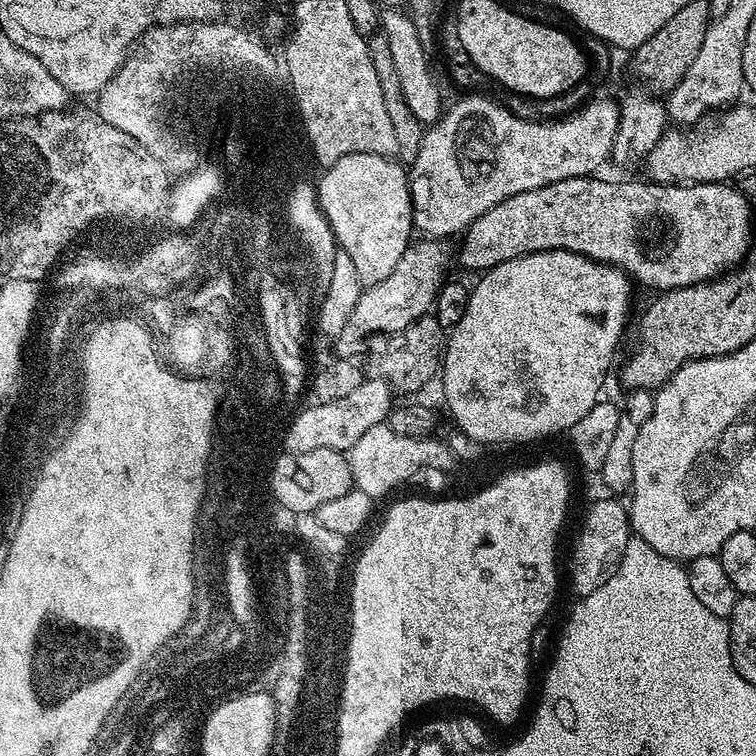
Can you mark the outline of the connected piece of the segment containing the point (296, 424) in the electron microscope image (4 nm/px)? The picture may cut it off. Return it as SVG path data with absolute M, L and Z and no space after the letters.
M366 378L362 386L358 386L358 390L353 390L347 398L338 398L338 402L326 402L325 404L312 402L309 408L301 407L292 417L288 431L284 433L283 447L288 452L306 452L312 447L316 450L338 450L347 453L348 449L354 446L354 442L358 442L358 438L362 438L362 434L370 430L370 426L378 426L387 421L394 407L392 394L394 395L394 388L385 379Z

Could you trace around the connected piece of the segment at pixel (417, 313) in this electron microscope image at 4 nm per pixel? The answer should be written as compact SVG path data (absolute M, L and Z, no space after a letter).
M420 238L409 243L407 250L398 258L398 266L382 282L369 284L358 298L358 306L350 314L350 322L346 322L346 330L335 341L337 353L344 354L351 344L362 345L372 337L381 334L406 331L416 319L429 315L436 303L436 296L446 282L444 271L448 263L453 263L454 256L448 253L443 239Z

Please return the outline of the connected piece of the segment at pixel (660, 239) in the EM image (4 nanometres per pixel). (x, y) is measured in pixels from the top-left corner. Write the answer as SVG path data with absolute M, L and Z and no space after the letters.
M595 175L579 176L578 178L566 178L562 182L554 182L542 186L538 190L526 190L522 194L514 194L502 202L498 202L486 214L482 214L463 233L464 241L460 244L460 256L458 252L458 264L464 268L469 268L475 274L483 274L489 268L498 266L510 258L518 258L526 254L535 252L545 252L546 250L566 250L574 254L582 254L586 258L596 260L599 264L612 264L615 268L620 268L628 273L629 277L637 285L645 284L648 288L656 288L660 292L669 292L675 288L685 288L691 284L703 284L710 280L715 280L717 276L727 273L729 270L744 263L749 248L753 247L752 240L752 208L748 205L748 200L739 192L732 188L731 183L721 182L719 184L698 184L695 182L677 182L674 184L657 184L651 179L644 180L596 180Z

